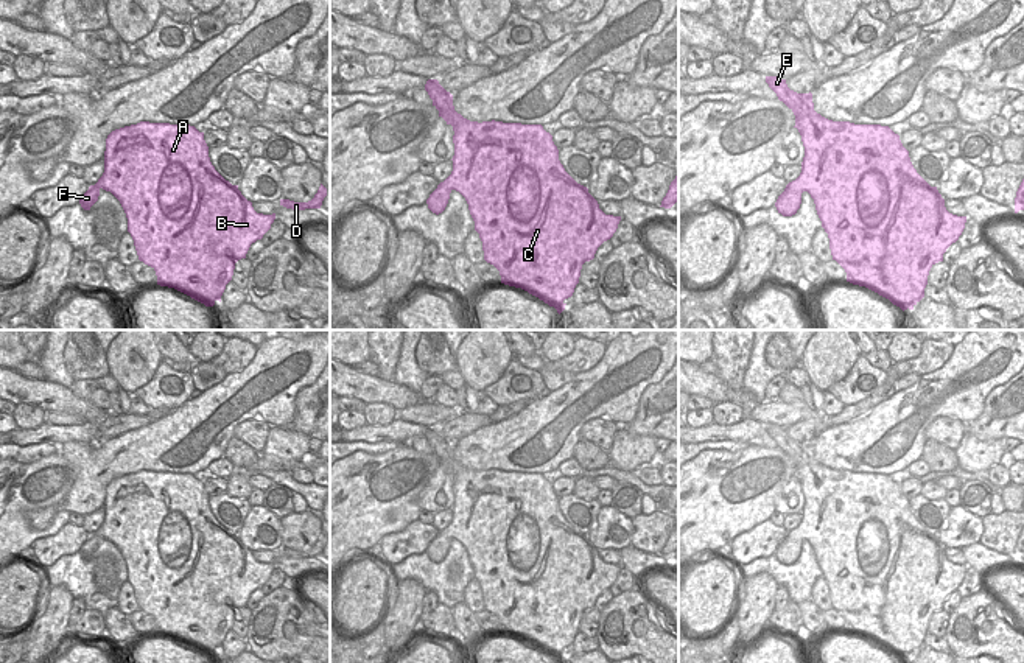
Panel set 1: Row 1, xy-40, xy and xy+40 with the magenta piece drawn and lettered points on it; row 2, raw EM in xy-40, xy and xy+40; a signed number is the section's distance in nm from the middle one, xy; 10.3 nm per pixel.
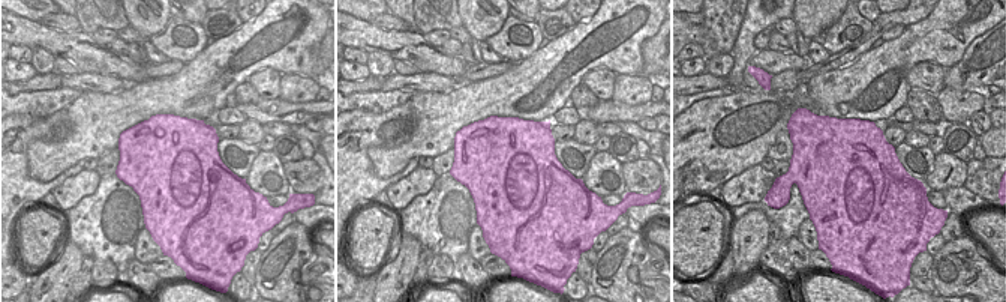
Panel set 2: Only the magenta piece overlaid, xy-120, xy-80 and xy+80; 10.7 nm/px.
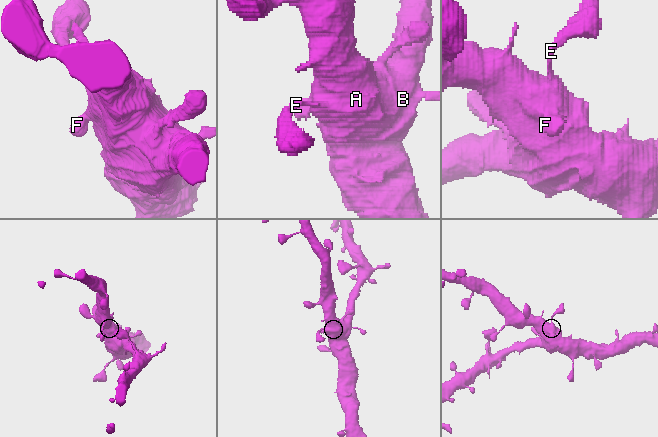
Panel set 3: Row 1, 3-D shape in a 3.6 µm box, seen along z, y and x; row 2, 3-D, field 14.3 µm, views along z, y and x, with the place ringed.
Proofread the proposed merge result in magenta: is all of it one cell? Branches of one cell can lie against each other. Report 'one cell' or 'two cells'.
one cell

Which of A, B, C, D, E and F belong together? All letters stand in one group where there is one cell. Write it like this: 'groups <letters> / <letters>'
groups A B C D E F

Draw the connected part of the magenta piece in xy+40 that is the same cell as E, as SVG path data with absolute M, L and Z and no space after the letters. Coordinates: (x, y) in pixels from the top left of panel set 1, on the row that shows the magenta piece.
M766 76L766 82L794 112L794 128L805 146L800 176L775 202L778 213L795 215L801 193L808 191L828 233L833 260L845 269L847 282L878 293L903 311L914 310L924 297L931 268L943 261L946 249L959 240L966 216L946 210L937 187L917 173L909 151L889 126L828 120L814 110L811 92L797 93L777 76Z

